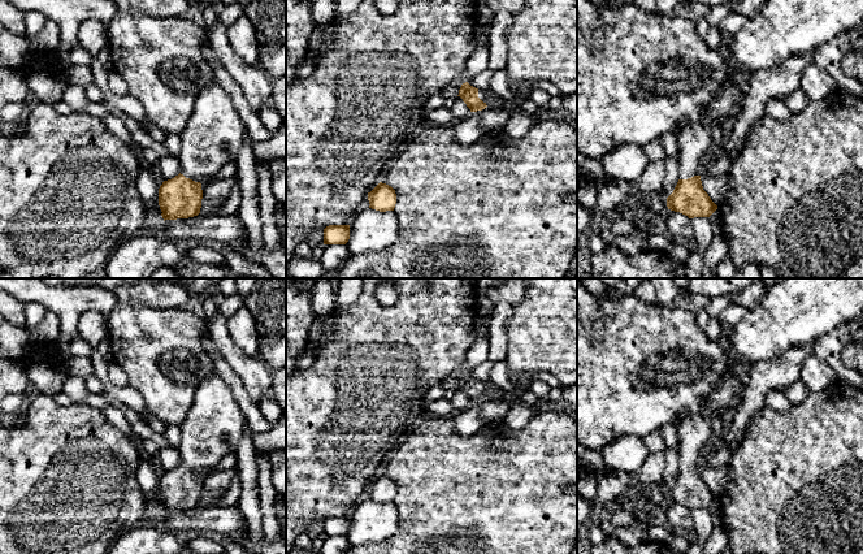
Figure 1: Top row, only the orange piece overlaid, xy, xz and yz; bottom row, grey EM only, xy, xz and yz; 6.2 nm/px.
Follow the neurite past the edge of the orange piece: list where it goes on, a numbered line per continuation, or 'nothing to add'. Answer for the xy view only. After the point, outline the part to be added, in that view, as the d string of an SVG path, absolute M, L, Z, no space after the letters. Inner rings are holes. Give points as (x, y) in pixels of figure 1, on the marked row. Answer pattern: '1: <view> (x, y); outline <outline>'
1: xy (215, 133); outline M217 83L205 87L195 101L187 125L181 133L182 148L178 155L181 174L195 182L211 179L229 160L237 159L247 127L229 94Z

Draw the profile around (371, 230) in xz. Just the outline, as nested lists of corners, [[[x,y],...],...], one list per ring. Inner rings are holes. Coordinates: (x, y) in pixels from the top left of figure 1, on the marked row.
[[[359,209],[350,222],[350,239],[346,244],[351,255],[382,251],[396,242],[398,230],[395,211]]]

